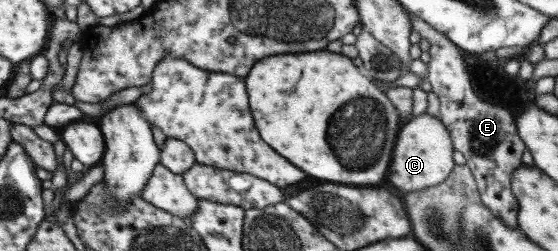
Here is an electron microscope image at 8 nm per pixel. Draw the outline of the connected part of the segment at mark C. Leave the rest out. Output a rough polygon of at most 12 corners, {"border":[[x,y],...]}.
{"border":[[411,116],[399,129],[390,184],[438,186],[455,167],[448,129]]}

